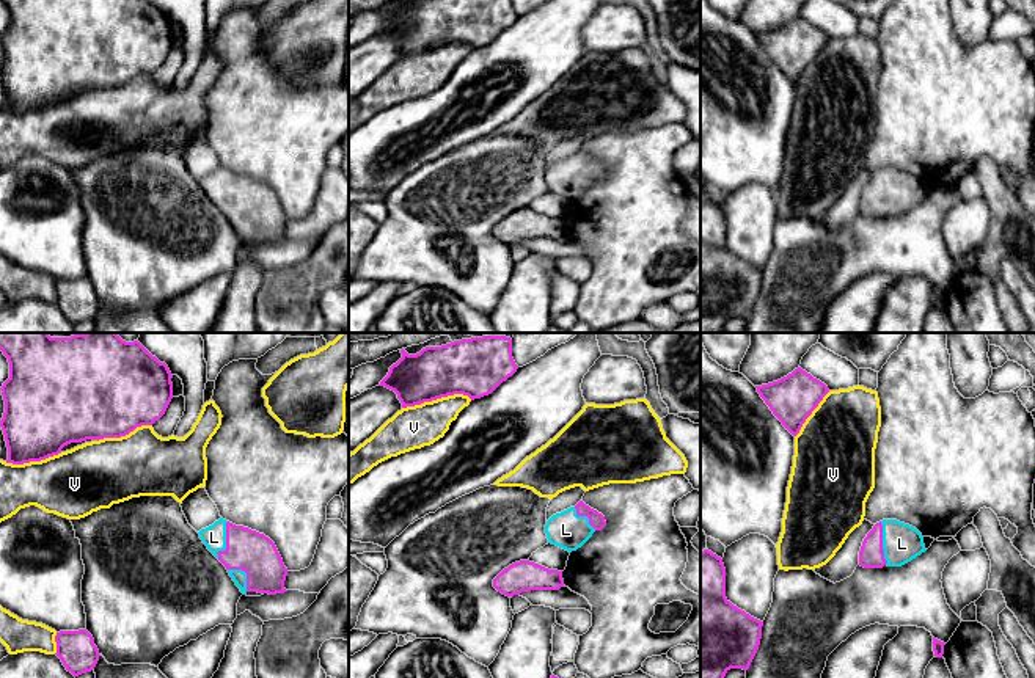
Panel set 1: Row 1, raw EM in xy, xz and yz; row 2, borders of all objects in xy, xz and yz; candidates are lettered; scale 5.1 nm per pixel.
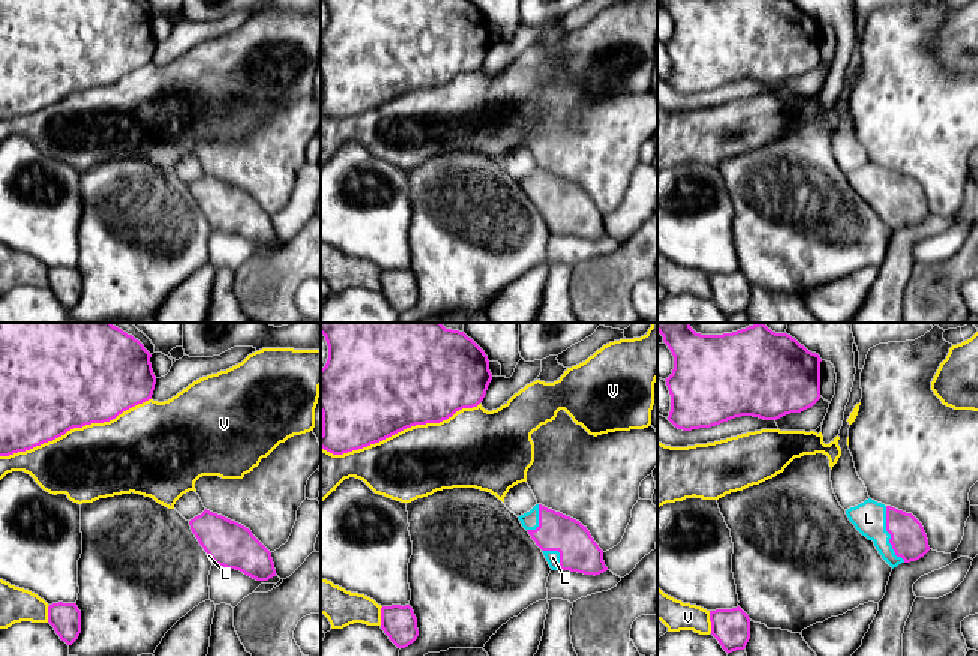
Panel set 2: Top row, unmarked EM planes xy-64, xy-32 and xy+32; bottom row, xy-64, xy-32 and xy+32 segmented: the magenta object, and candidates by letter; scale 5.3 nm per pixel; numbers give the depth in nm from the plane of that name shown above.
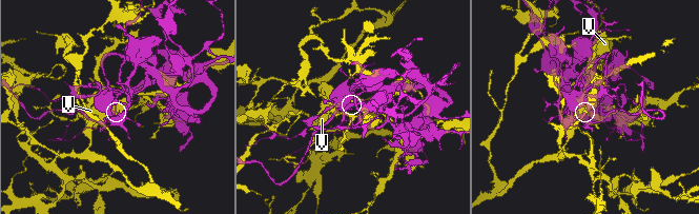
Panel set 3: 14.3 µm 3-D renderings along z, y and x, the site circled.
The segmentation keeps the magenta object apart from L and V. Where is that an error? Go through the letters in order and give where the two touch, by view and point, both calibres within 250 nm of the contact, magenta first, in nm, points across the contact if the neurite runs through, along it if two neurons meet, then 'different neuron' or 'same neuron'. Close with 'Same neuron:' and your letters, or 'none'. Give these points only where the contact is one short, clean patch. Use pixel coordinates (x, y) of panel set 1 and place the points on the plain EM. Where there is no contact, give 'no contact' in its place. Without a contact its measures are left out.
L: meets magenta in yz at (881, 192); 130 nm thick on the magenta side, 200 nm on the other; same neuron
V: meets magenta in xz at (437, 46); 260 nm thick on the magenta side, 220 nm on the other; different neuron
Same neuron: L

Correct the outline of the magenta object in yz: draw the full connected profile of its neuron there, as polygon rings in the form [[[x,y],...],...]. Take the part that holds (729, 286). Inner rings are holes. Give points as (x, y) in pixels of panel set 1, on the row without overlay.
[[[700,199],[700,333],[719,333],[730,317],[748,319],[762,275],[726,246],[722,207]]]

